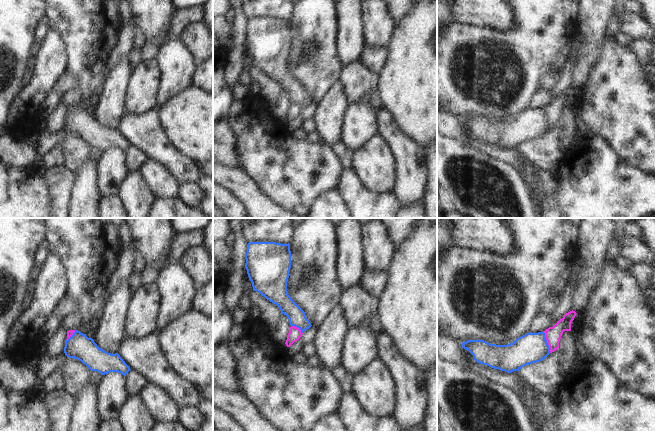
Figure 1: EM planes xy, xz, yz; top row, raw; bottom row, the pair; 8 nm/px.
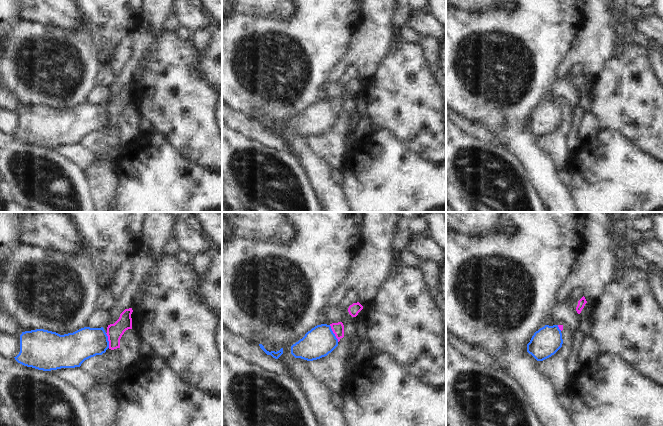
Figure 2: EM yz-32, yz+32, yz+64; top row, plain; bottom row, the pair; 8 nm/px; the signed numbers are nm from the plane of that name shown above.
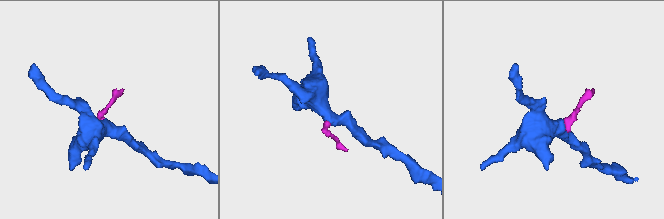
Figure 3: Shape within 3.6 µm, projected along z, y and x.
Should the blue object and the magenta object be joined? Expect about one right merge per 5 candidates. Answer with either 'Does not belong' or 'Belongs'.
Does not belong.

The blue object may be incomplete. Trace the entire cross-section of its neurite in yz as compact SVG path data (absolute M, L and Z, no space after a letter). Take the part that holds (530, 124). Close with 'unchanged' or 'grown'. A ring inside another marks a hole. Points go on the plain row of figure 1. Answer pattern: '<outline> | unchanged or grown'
M527 109L507 121L490 120L484 116L468 116L461 120L480 140L507 149L540 138L550 130L545 109Z | unchanged

